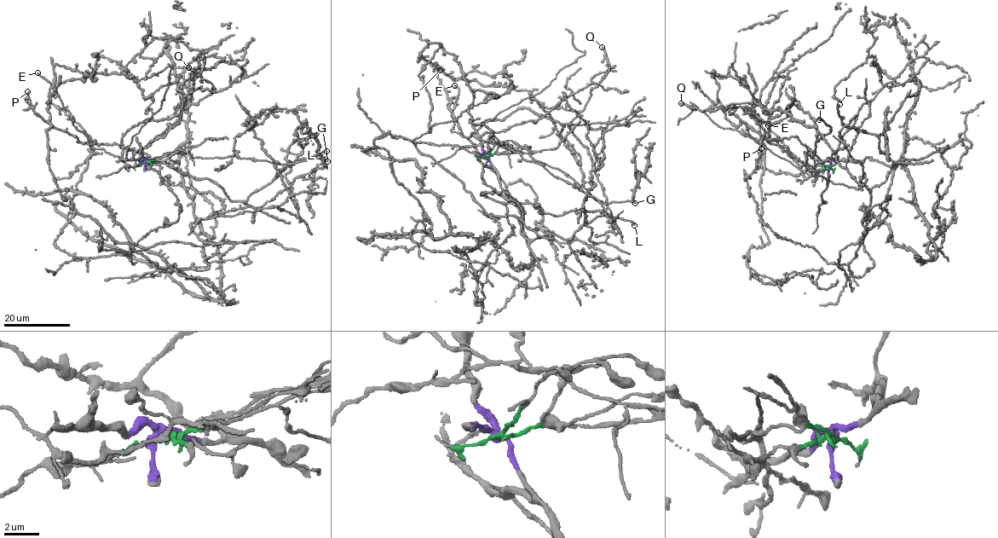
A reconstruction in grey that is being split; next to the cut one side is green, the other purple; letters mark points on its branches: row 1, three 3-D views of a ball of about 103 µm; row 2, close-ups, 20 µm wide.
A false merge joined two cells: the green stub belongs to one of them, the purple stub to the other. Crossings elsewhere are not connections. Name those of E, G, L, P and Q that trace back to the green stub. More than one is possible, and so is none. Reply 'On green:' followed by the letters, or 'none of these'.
On green: E, G

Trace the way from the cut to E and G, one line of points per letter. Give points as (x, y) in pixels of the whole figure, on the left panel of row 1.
E: (147, 161), (130, 165), (90, 145), (86, 135), (73, 125), (70, 112), (51, 83), (37, 72)
G: (147, 161), (180, 151), (193, 157), (222, 158), (232, 155), (285, 164), (317, 158), (327, 161)

